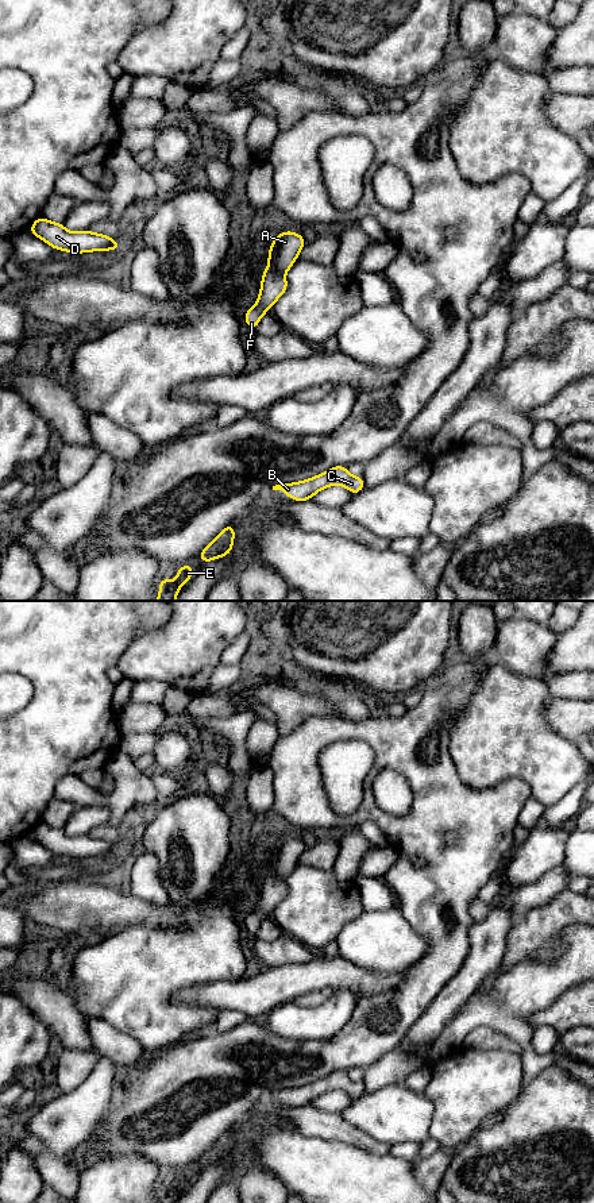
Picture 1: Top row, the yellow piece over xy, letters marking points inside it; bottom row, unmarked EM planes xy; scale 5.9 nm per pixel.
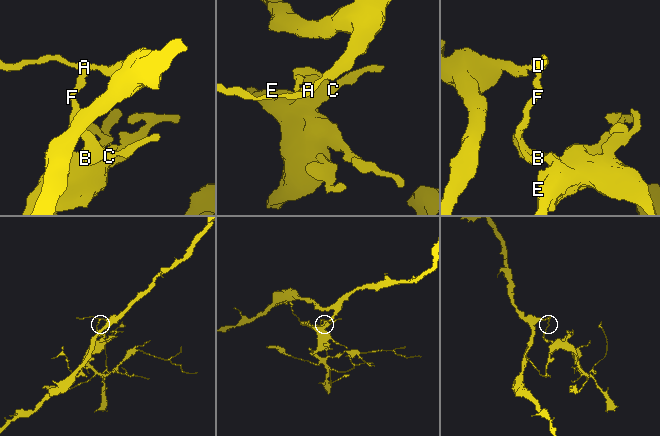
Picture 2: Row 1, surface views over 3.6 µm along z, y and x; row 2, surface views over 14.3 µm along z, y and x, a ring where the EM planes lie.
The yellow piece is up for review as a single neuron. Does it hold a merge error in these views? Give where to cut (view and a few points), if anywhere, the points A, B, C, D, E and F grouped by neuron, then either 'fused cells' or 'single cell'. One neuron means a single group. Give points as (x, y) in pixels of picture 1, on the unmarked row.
xy (269, 871), (284, 879) | A D / B C E F | fused cells

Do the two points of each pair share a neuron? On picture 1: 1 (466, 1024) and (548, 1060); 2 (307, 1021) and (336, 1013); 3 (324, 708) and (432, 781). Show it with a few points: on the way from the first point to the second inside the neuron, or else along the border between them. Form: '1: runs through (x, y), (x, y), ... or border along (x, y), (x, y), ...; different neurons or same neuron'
1: runs through (488, 1018), (502, 1018), (525, 1041), (527, 1048); same neuron
2: runs through (313, 1021), (324, 1021), (330, 1017); same neuron
3: border along (338, 714), (311, 714), (304, 721); different neurons

